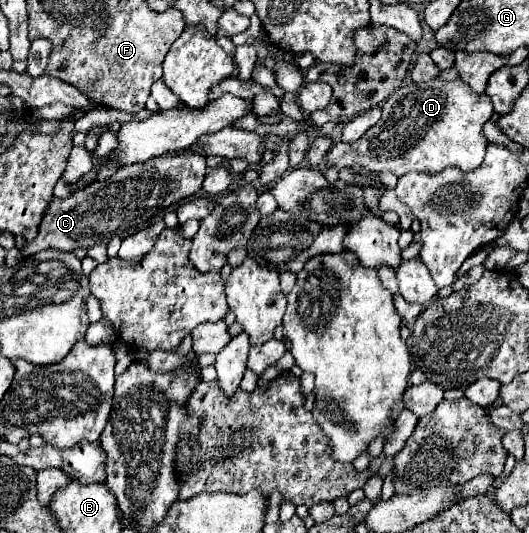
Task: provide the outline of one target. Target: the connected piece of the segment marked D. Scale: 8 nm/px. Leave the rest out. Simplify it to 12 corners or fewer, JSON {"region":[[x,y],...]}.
{"region":[[409,82],[325,166],[475,170],[491,98]]}

